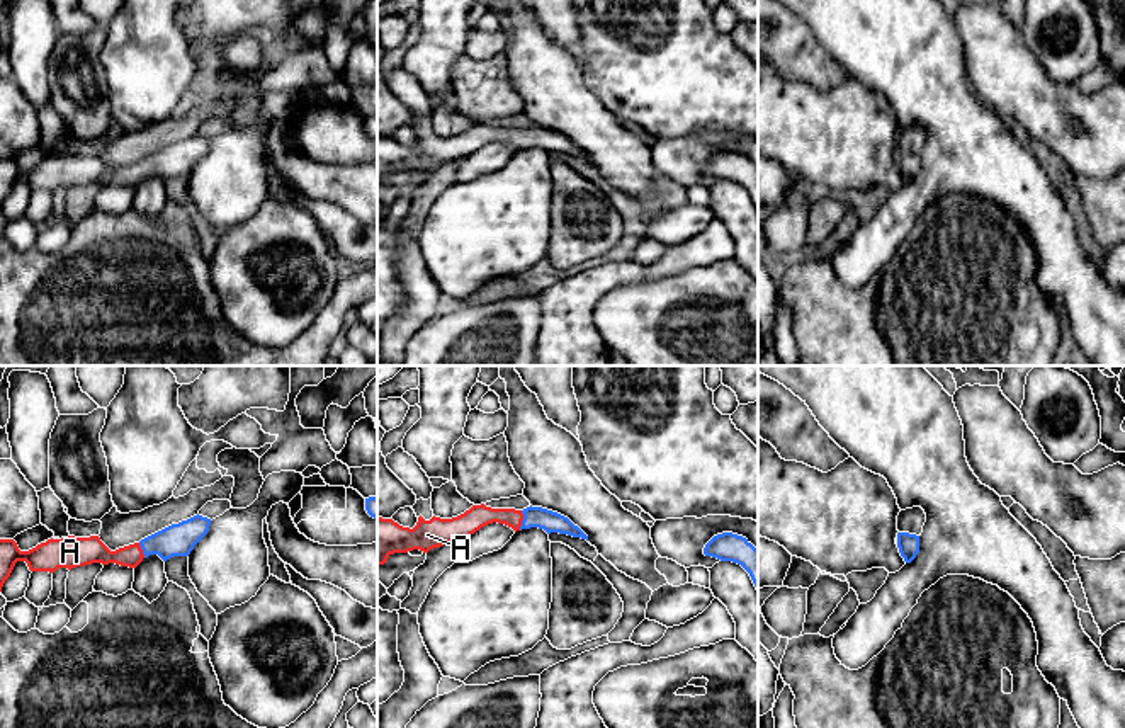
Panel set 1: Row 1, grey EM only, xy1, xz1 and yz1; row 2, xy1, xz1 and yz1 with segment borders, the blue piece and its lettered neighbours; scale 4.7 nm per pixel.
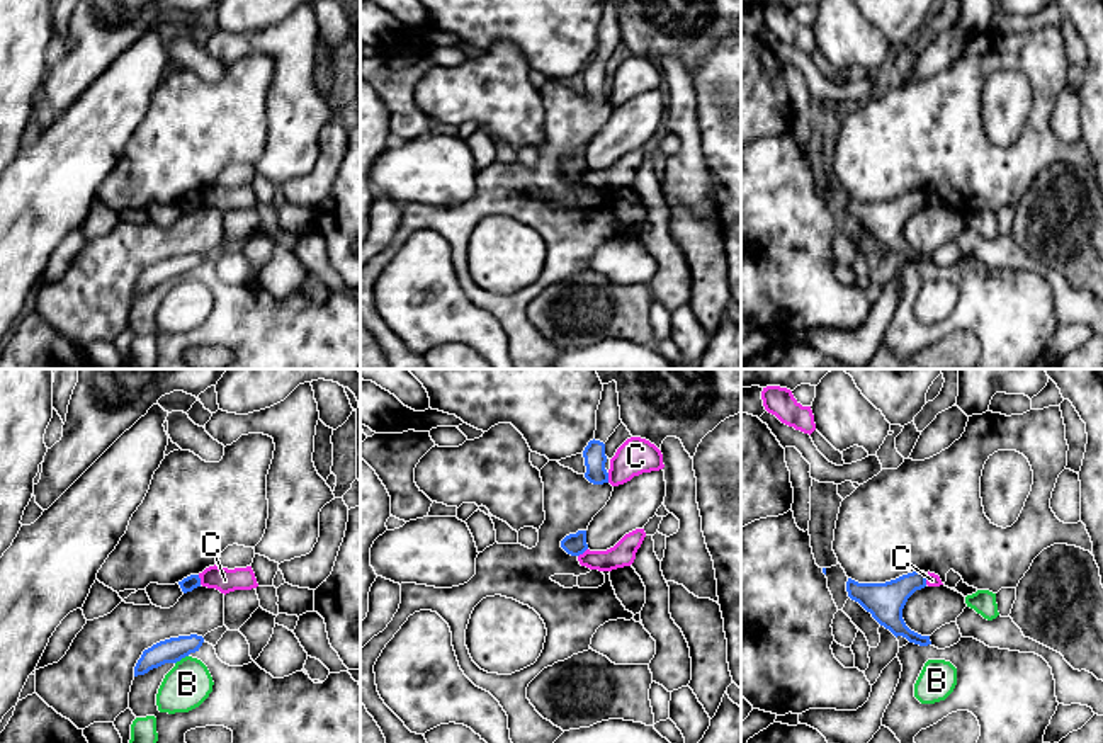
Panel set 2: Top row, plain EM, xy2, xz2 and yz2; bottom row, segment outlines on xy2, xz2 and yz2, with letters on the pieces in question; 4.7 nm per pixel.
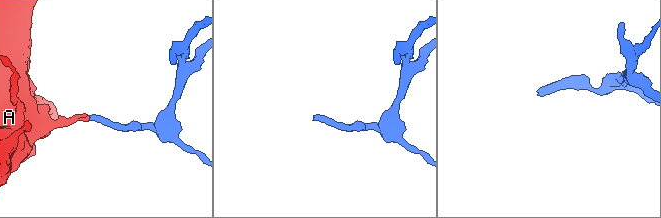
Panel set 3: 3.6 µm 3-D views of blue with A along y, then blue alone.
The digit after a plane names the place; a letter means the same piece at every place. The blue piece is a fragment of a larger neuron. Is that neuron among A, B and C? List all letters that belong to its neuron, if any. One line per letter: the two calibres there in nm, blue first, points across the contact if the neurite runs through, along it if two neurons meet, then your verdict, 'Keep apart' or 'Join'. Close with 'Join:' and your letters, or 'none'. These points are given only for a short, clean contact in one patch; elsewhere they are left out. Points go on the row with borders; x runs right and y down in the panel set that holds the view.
A: Thickness 100 nm (blue) against 110 nm. Path across: xz1 (549, 521), (522, 521), (507, 516), (478, 516). Join
B: Thickness 120 nm (blue) against 220 nm. Keep apart
C: Thickness 180 nm (blue) against 60 nm. Keep apart
Join: A

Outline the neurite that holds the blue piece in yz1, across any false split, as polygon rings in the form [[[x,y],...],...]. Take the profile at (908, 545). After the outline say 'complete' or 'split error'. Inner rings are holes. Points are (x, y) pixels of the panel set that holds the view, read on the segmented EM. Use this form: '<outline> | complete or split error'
[[[897,532],[897,548],[906,563],[911,563],[919,553],[919,536]]] | complete

